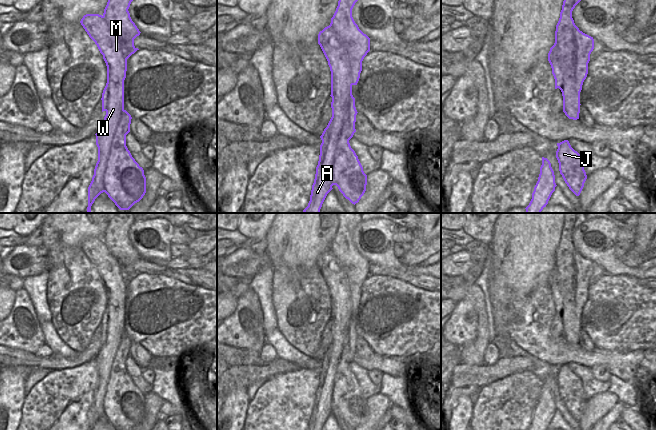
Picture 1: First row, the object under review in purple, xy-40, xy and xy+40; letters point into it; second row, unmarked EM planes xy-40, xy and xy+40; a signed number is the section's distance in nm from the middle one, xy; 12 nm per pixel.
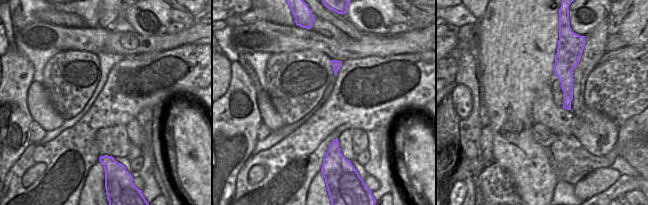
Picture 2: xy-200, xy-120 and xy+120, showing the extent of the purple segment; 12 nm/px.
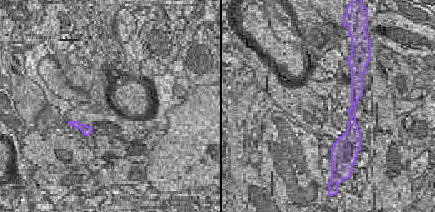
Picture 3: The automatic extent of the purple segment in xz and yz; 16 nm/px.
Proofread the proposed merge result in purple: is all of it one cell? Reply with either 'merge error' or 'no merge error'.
merge error

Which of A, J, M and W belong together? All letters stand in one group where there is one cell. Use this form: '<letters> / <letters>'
A M W / J

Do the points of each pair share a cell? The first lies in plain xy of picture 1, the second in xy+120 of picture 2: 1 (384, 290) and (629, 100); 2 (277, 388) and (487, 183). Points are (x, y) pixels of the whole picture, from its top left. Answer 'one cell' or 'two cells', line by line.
1: one cell
2: one cell

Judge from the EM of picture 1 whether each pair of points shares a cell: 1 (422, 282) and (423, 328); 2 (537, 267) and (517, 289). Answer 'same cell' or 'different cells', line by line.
1: different cells
2: same cell

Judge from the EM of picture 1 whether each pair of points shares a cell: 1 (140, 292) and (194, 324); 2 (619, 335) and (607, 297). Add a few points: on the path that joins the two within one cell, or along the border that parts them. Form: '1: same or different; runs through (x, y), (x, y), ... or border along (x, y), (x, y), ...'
1: same; runs through (149, 299), (167, 317), (179, 319)
2: same; runs through (626, 324), (626, 319), (620, 313), (618, 301)

